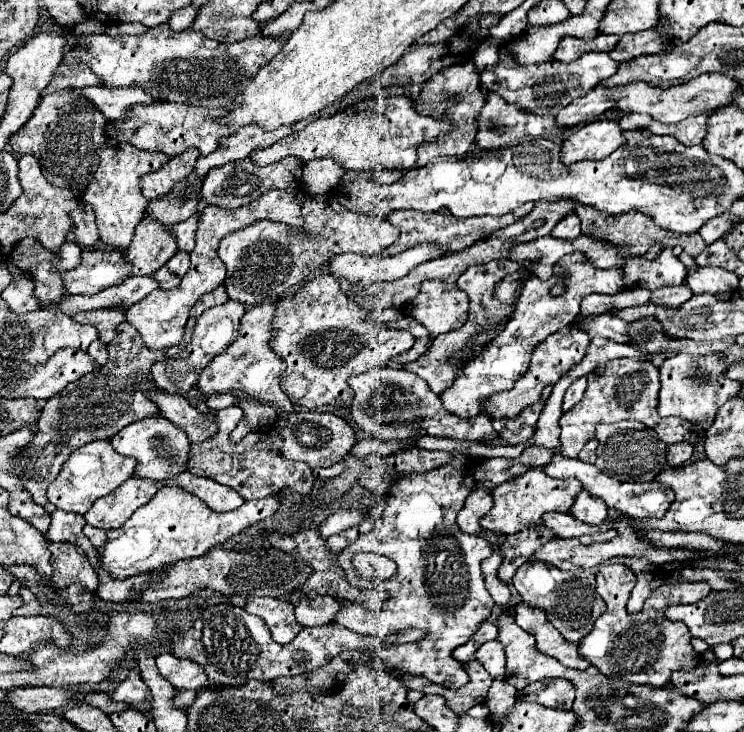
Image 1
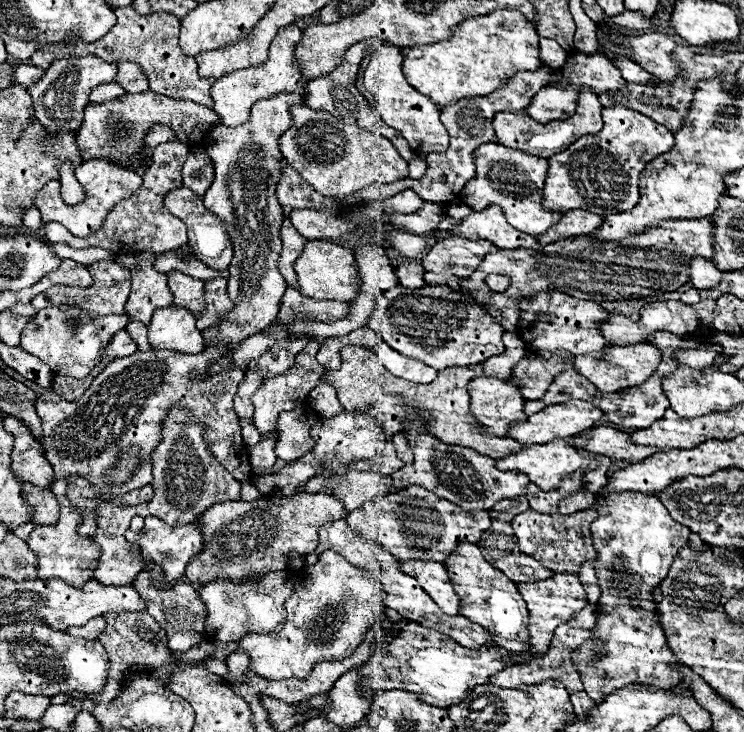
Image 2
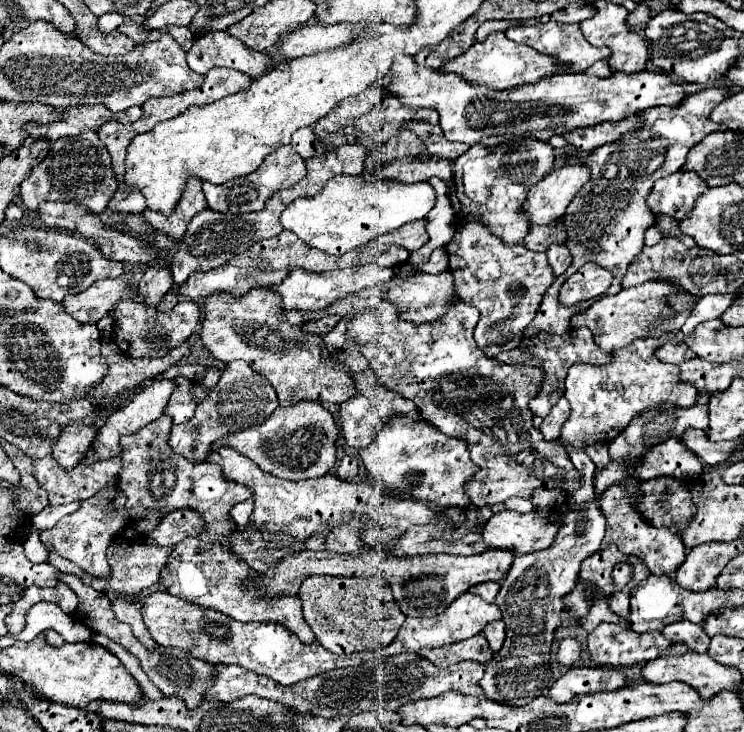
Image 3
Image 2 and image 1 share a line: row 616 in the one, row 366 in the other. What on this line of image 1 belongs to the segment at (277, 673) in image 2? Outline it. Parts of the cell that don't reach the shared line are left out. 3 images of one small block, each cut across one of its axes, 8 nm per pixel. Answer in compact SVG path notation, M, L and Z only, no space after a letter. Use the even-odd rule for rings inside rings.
M320 274L294 294L276 302L270 348L286 362L282 374L286 386L282 386L282 390L286 388L286 396L294 404L308 410L332 404L350 408L354 392L348 386L348 378L386 366L388 360L414 344L410 332L374 326L374 322L366 322L364 316L364 308L346 298L332 274Z

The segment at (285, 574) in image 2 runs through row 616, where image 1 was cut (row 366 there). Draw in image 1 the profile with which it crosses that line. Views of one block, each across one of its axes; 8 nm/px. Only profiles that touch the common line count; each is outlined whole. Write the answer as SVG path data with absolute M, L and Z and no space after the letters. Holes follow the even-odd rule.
M260 304L252 306L244 316L240 324L238 338L218 356L210 360L210 364L202 370L198 380L198 392L200 396L208 398L212 394L242 390L254 398L258 398L264 404L278 406L284 412L292 412L294 404L288 400L288 396L280 390L280 376L284 372L284 362L270 350L270 322L272 322L272 304Z

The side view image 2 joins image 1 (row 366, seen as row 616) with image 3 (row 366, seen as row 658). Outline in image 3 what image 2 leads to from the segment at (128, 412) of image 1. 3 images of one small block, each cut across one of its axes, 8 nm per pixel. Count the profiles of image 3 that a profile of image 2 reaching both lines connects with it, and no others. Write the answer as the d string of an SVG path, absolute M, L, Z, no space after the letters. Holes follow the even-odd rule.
M102 340L102 354L110 364L108 376L96 386L92 392L92 402L94 404L116 404L118 394L124 390L132 390L136 386L142 386L146 378L152 378L172 364L176 364L182 356L188 352L188 342L184 342L180 348L174 348L168 356L164 358L140 358L132 360L118 352L116 344L112 340Z

